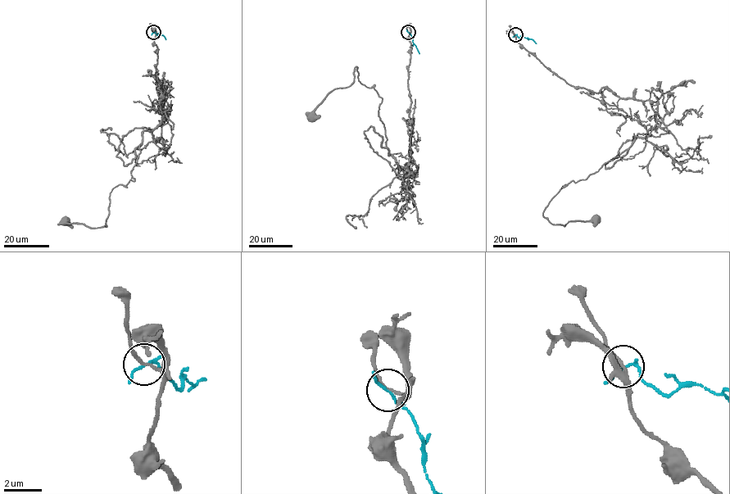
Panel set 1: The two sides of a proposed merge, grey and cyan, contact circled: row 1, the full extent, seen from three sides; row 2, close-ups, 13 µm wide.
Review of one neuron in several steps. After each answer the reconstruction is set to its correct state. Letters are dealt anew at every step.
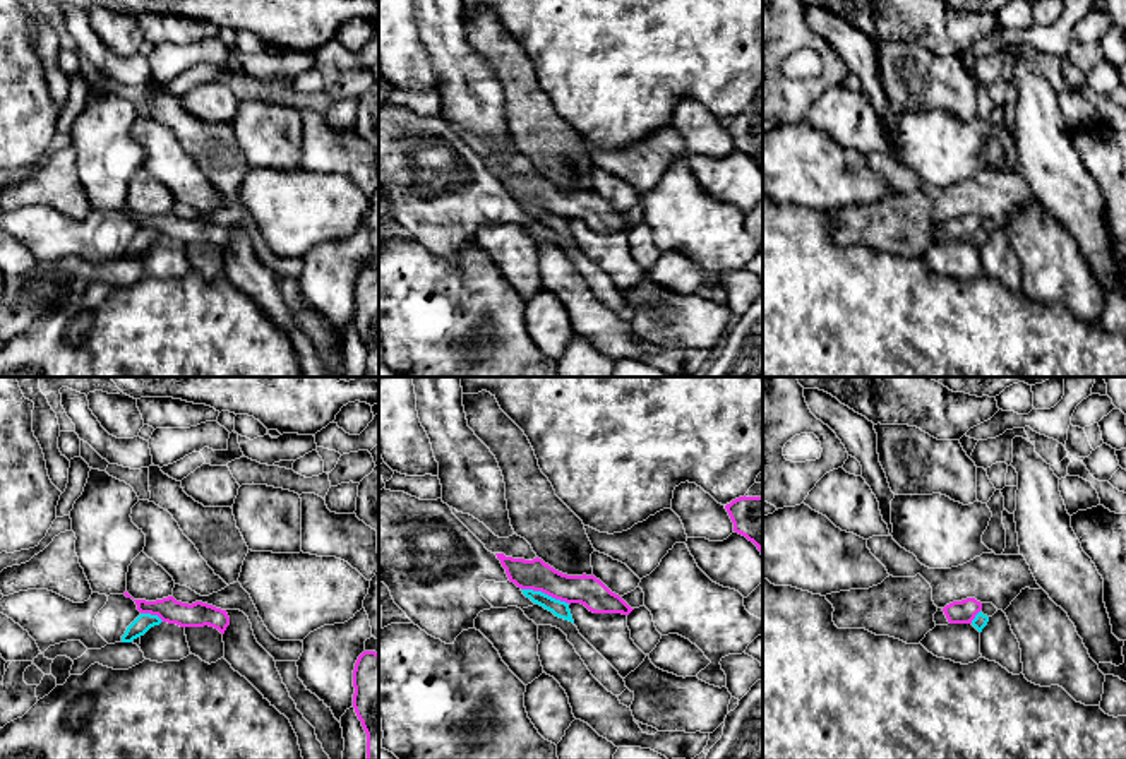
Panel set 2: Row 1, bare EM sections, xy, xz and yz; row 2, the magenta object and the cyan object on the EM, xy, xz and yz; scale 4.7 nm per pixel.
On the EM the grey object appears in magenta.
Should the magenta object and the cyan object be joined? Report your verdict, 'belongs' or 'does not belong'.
does not belong

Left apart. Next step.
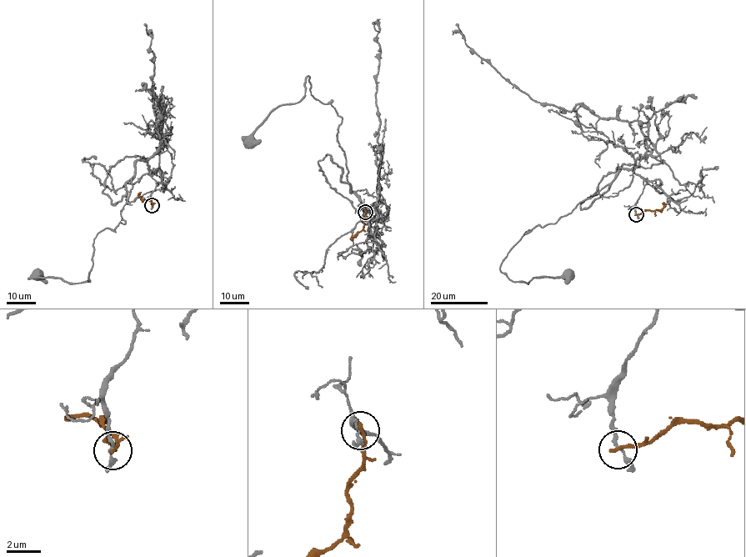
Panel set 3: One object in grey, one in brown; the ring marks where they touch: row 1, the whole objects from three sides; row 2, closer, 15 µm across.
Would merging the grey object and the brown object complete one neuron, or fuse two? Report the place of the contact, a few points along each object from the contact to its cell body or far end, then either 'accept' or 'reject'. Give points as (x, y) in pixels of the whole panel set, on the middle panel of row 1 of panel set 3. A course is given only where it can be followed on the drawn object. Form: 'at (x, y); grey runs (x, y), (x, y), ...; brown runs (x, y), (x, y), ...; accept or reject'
at (365, 212); grey runs (366, 211), (363, 219), (348, 183), (342, 118), (311, 94), (307, 76), (305, 95), (277, 106), (250, 143); brown runs (366, 211), (363, 228), (351, 238), (354, 238); reject

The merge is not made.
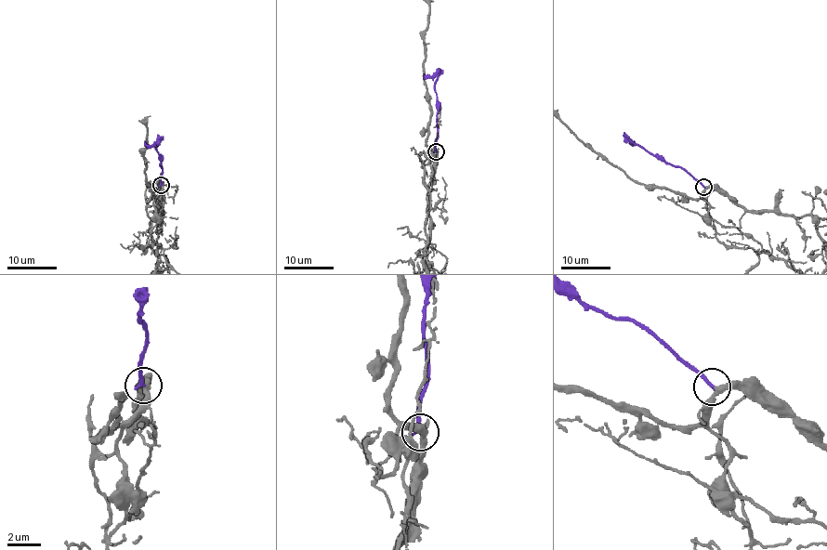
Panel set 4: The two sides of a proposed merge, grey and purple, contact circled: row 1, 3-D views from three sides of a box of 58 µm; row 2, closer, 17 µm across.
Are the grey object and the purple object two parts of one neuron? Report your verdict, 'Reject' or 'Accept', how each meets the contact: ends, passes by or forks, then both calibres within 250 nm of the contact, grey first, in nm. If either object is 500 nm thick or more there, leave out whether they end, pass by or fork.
Accept. At the ring grey passes by. At the ring purple ends. Thickness 280 nm (grey) against 240 nm

